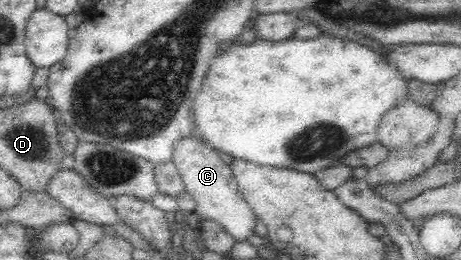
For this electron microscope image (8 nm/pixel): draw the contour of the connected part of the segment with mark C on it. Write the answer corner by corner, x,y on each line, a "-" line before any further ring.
194,135
177,138
172,143
171,151
170,160
176,165
187,193
192,195
196,203
194,211
202,219
219,223
235,241
247,241
247,237
255,231
257,215
245,201
230,165
221,160
217,150
197,141

